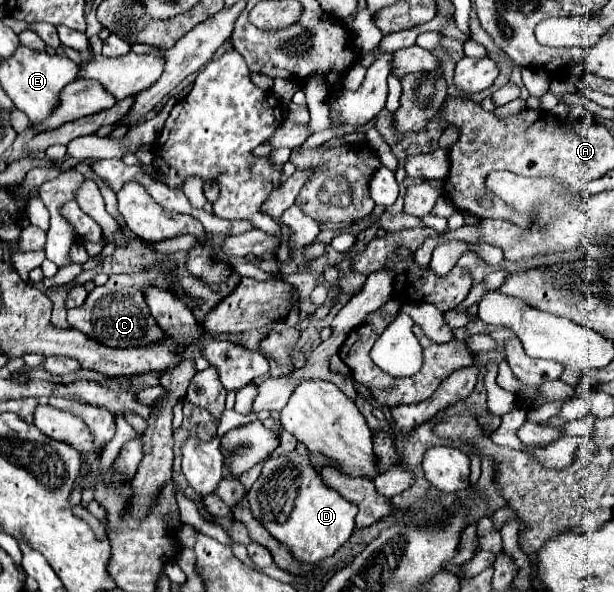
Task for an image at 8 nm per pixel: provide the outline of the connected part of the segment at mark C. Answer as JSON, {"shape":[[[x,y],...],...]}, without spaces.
{"shape":[[[162,266],[146,268],[138,274],[122,274],[122,276],[110,276],[110,280],[104,286],[96,286],[84,304],[80,308],[68,310],[68,324],[86,336],[112,346],[112,348],[130,348],[130,346],[146,346],[164,336],[164,330],[156,324],[156,320],[150,318],[150,310],[142,296],[142,286],[156,284],[160,288],[170,286],[170,270],[168,274],[162,270]]]}

